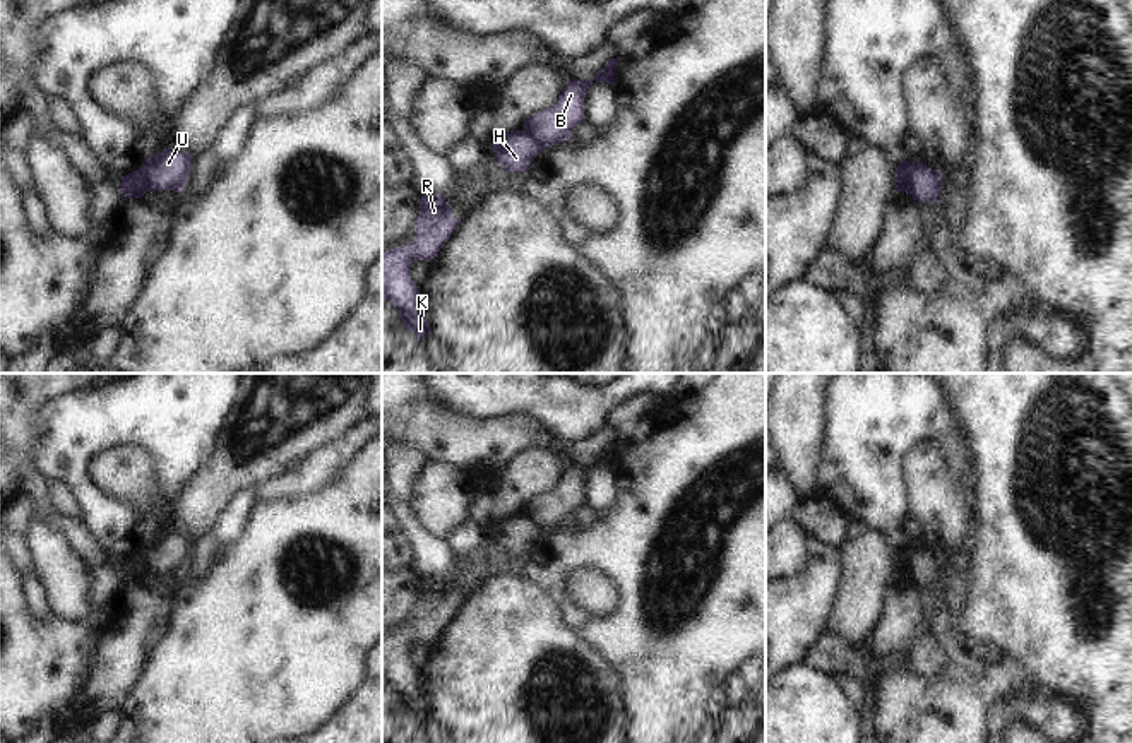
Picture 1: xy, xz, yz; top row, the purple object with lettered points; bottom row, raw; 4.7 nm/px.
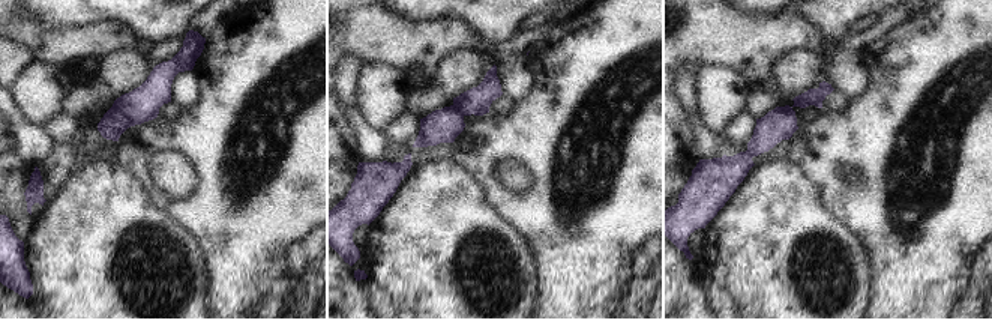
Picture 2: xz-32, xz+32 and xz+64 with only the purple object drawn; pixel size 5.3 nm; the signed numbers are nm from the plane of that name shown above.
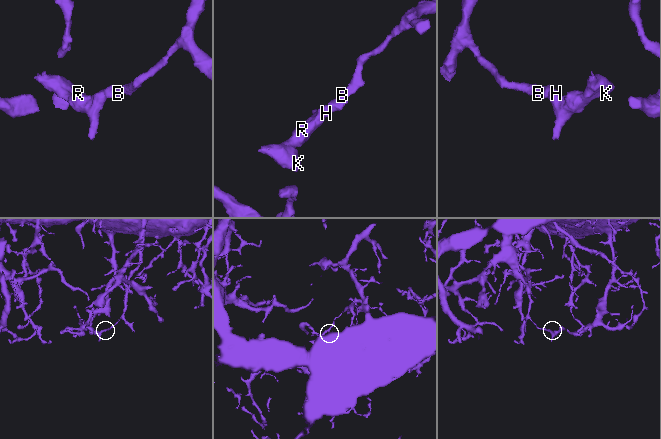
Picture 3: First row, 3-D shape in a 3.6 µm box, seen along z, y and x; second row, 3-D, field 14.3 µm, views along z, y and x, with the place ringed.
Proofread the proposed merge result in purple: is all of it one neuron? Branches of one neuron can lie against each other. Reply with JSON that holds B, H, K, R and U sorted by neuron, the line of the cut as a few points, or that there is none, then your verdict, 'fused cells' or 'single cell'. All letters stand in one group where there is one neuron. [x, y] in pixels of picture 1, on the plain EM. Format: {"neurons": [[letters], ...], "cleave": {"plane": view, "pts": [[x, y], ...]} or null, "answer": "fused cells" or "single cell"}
{"neurons": [["B", "U"], ["H", "K", "R"]], "cleave": {"plane": "yz", "pts": [[915, 546], [913, 558], [905, 574]]}, "answer": "fused cells"}

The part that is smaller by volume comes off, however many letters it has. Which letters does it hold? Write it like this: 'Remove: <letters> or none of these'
Remove: H, K, R

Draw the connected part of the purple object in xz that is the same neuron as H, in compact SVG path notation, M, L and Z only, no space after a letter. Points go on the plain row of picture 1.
M512 514L498 520L490 534L497 538L497 546L505 555L526 555L541 532L524 514Z

